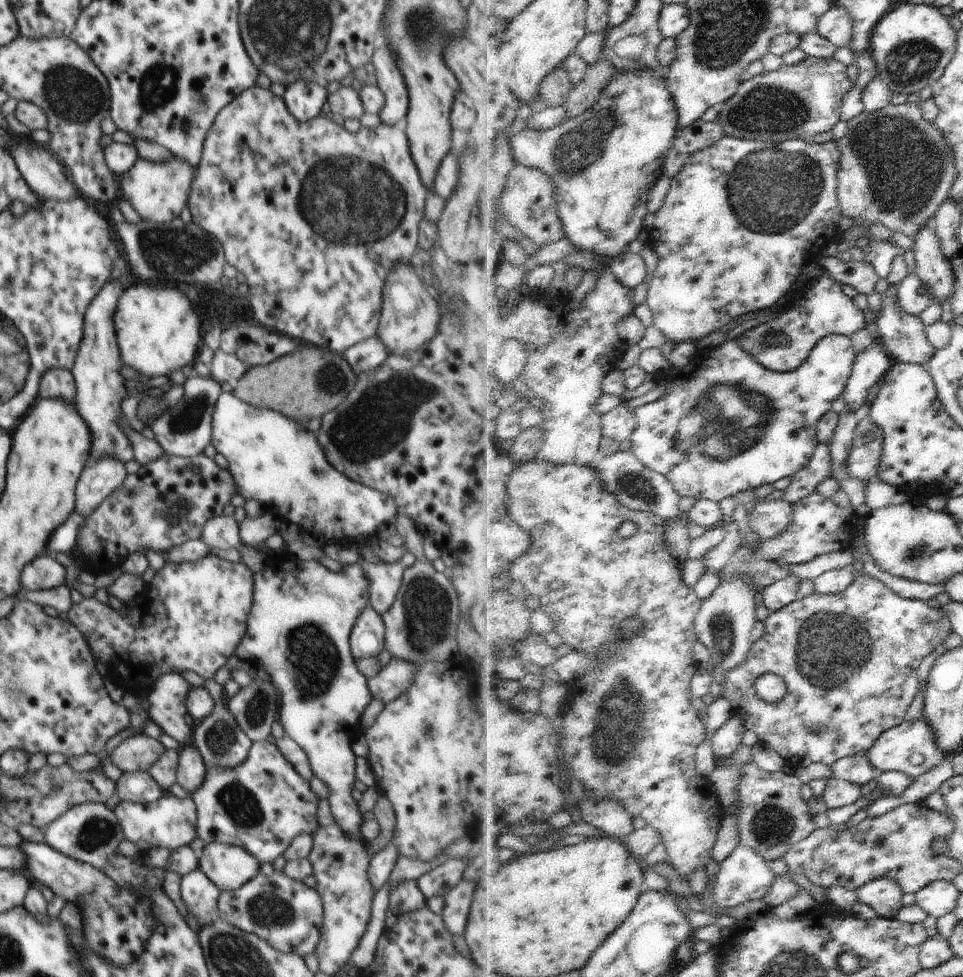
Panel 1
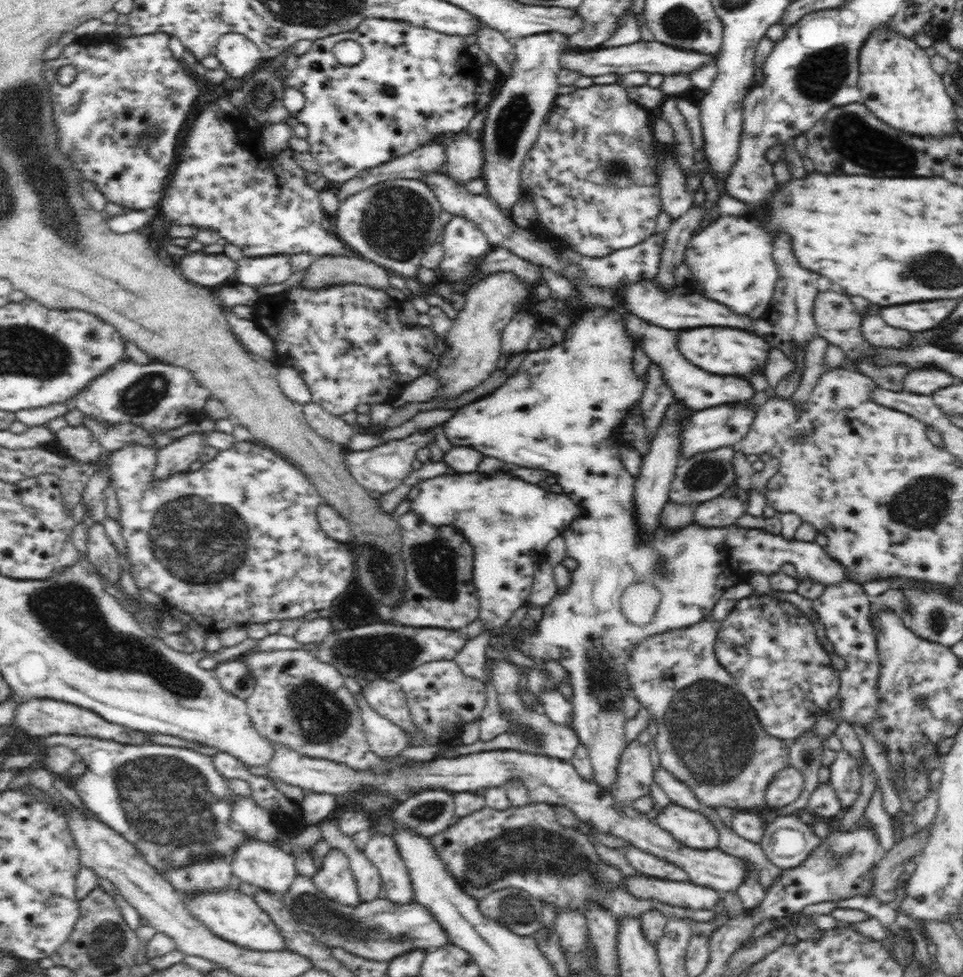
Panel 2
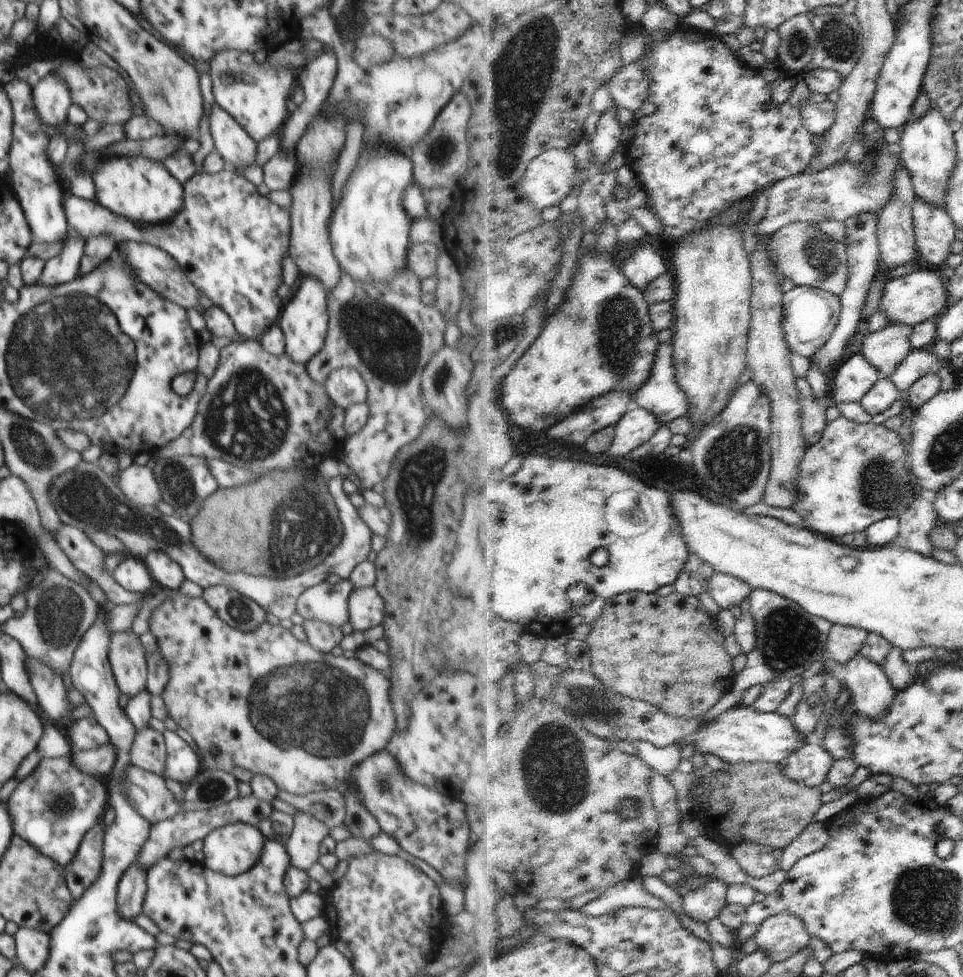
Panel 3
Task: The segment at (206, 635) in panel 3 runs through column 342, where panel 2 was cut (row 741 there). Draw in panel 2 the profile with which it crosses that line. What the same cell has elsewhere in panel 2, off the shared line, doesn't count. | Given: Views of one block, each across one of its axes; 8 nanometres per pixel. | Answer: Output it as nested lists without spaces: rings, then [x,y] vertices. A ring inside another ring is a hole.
[[[709,615],[693,626],[646,637],[633,648],[625,667],[630,692],[648,709],[652,725],[658,730],[655,744],[661,766],[688,785],[704,805],[745,810],[765,804],[766,791],[774,775],[789,766],[792,740],[774,738],[765,731],[733,676],[718,661],[714,644],[719,626]]]

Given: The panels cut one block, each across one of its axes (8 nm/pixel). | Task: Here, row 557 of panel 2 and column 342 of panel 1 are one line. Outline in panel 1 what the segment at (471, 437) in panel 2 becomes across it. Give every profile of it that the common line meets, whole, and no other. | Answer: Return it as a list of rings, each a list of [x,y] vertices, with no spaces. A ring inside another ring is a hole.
[[[316,560],[302,561],[300,567],[290,564],[286,568],[286,584],[284,570],[278,572],[272,566],[266,566],[253,576],[253,604],[248,614],[246,635],[236,651],[240,660],[256,667],[263,666],[272,677],[270,682],[280,696],[278,721],[282,723],[284,733],[303,748],[311,772],[328,787],[327,802],[334,821],[347,835],[359,839],[363,839],[358,829],[363,817],[351,796],[357,780],[356,757],[351,743],[357,735],[361,716],[373,699],[367,679],[358,671],[356,660],[351,656],[349,637],[358,616],[368,606],[368,590],[369,579],[358,563],[343,566],[341,572],[331,572]]]

